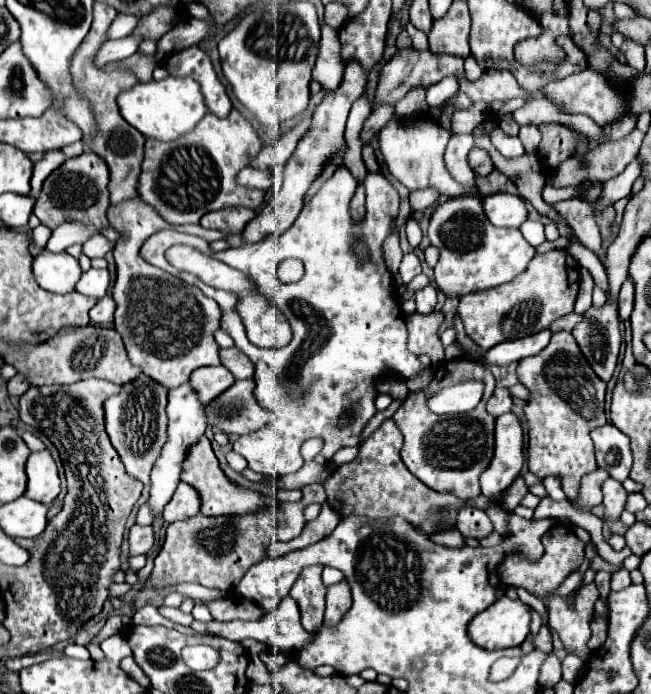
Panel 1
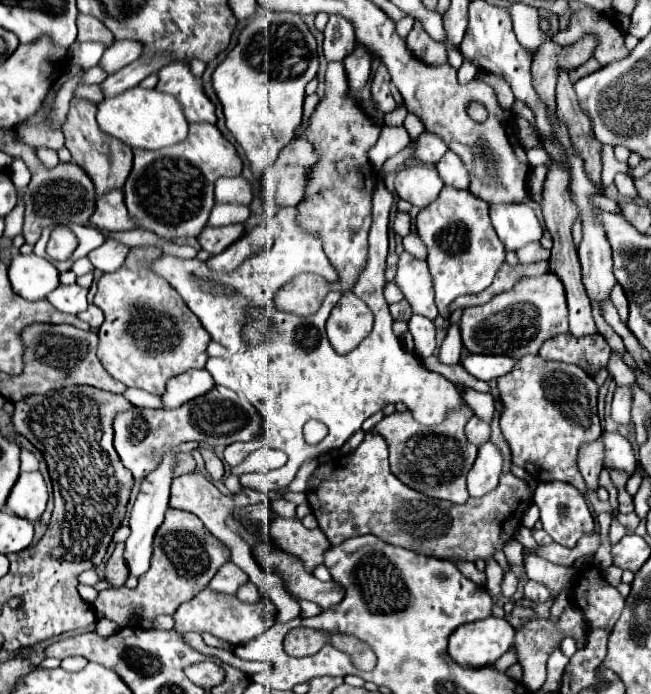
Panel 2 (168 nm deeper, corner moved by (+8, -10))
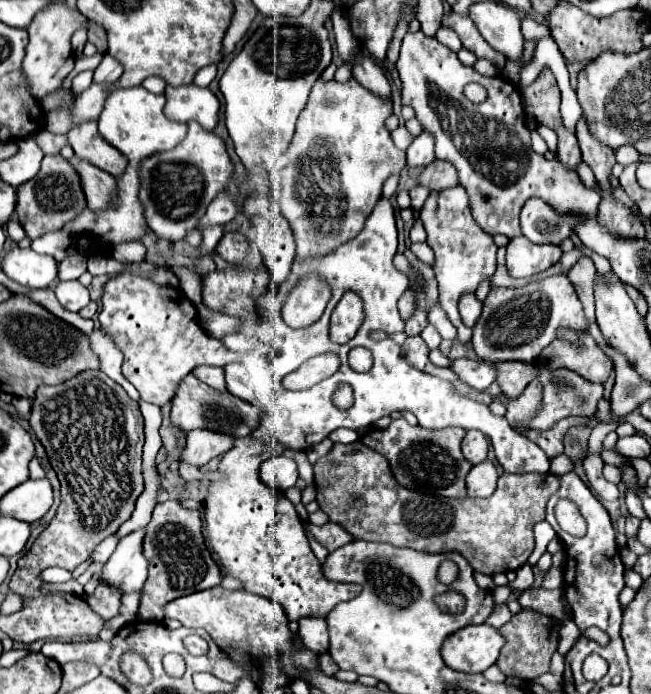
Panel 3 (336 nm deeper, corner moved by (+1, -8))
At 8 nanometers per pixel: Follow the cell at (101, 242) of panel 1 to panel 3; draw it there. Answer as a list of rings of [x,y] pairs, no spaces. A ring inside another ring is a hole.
[[[129,241],[129,243],[121,243],[121,245],[113,247],[109,255],[123,263],[137,263],[137,261],[145,259],[145,253],[147,253],[147,249],[141,241]]]

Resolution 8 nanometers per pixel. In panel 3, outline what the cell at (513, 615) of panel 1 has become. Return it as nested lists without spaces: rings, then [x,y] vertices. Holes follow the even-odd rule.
[[[485,623],[469,625],[445,639],[441,645],[441,657],[453,671],[483,673],[497,661],[503,641],[505,639],[495,627]]]

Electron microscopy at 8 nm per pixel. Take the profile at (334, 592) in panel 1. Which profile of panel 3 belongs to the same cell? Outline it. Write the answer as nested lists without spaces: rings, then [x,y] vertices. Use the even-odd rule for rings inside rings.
[[[241,437],[235,441],[235,447],[225,453],[219,463],[217,471],[223,477],[211,481],[203,499],[205,539],[217,553],[219,567],[225,575],[239,579],[245,591],[277,601],[285,609],[289,621],[299,621],[301,617],[327,617],[337,603],[357,597],[361,585],[333,583],[323,577],[293,503],[289,501],[289,505],[283,505],[283,495],[259,479],[261,463],[283,451],[285,445],[277,439],[261,443],[255,441],[255,437]]]

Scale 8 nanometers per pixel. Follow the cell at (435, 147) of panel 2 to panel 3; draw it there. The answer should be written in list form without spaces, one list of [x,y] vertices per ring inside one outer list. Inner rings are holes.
[[[421,133],[407,149],[407,167],[425,167],[435,159],[435,141],[429,133]]]

